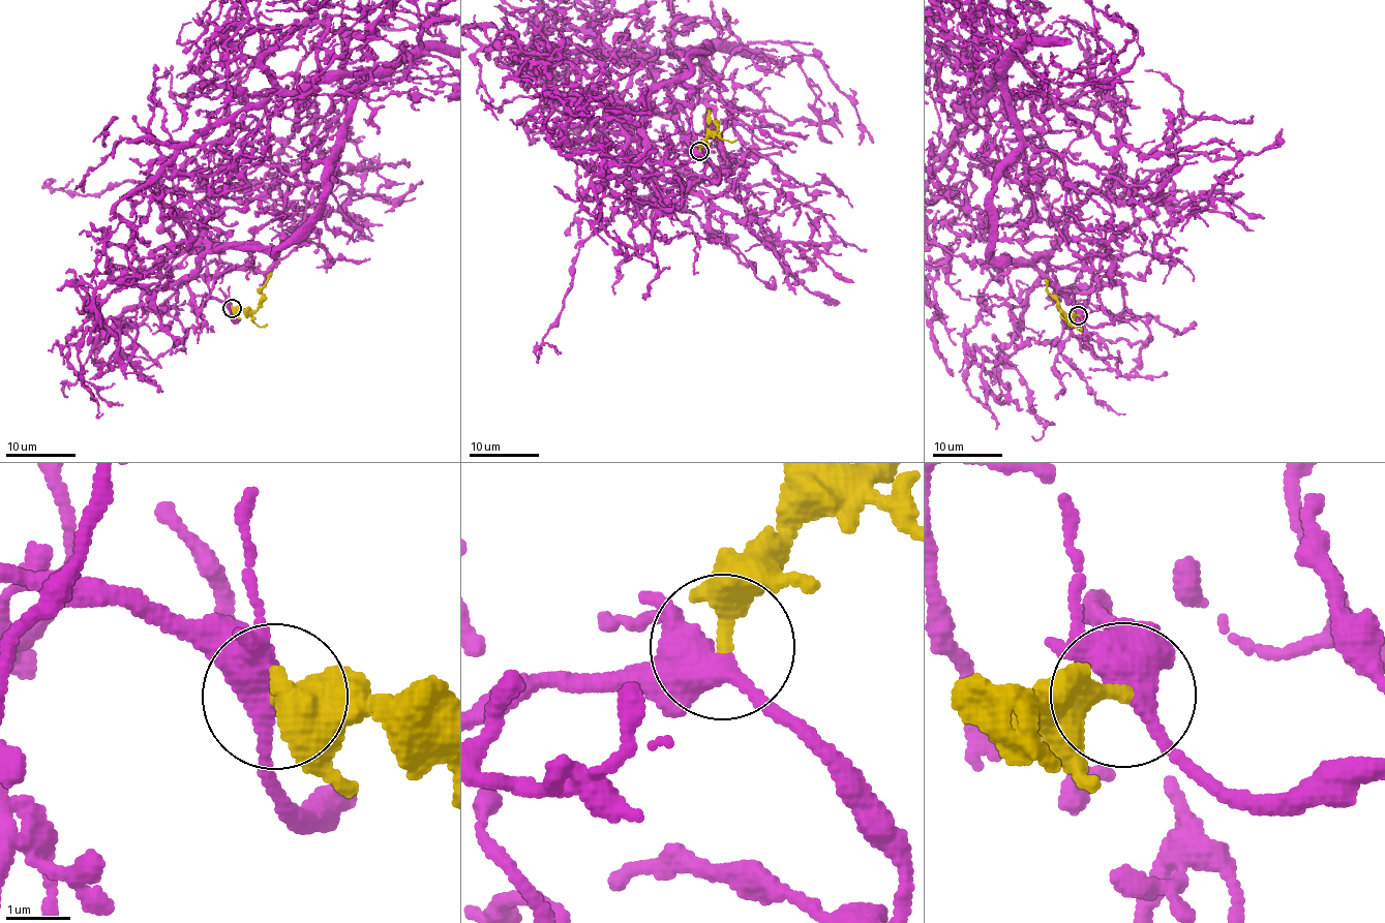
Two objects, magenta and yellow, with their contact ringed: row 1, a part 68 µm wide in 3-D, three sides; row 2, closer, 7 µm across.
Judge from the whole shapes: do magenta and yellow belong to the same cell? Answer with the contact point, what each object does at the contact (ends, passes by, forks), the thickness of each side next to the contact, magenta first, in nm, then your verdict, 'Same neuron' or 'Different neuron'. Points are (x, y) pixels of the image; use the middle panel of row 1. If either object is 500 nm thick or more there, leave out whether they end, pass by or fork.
Place: (699, 151). At the ring magenta forks. At the ring yellow ends. Thickness 360 nm (magenta) against 360 nm. Same neuron

